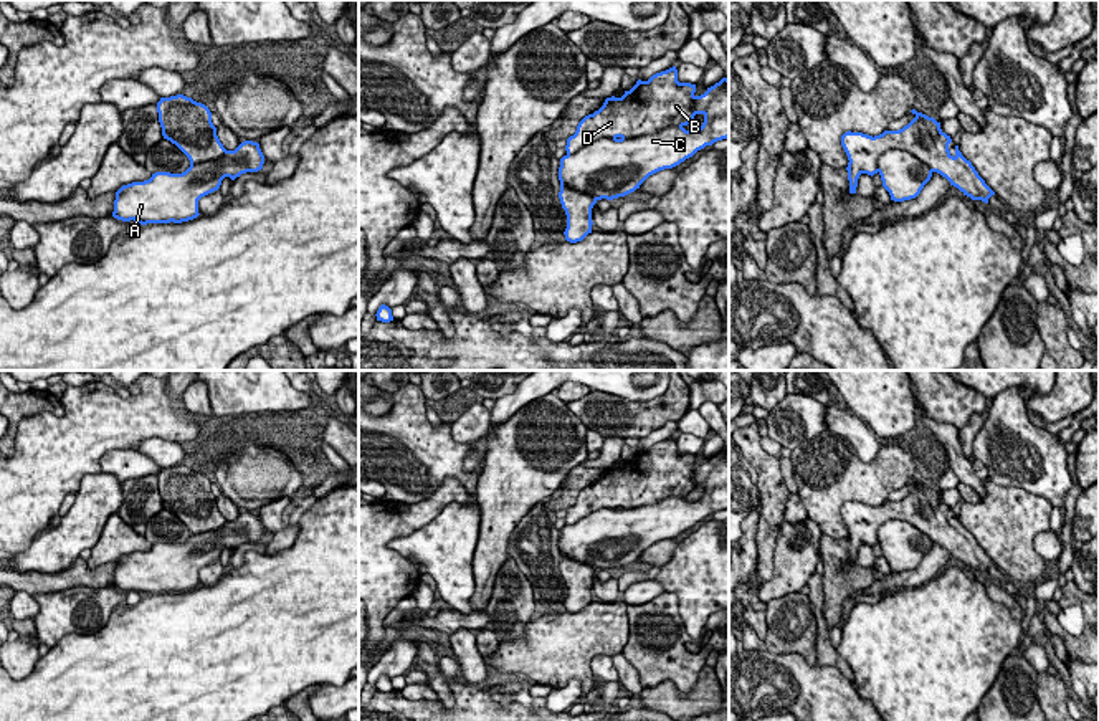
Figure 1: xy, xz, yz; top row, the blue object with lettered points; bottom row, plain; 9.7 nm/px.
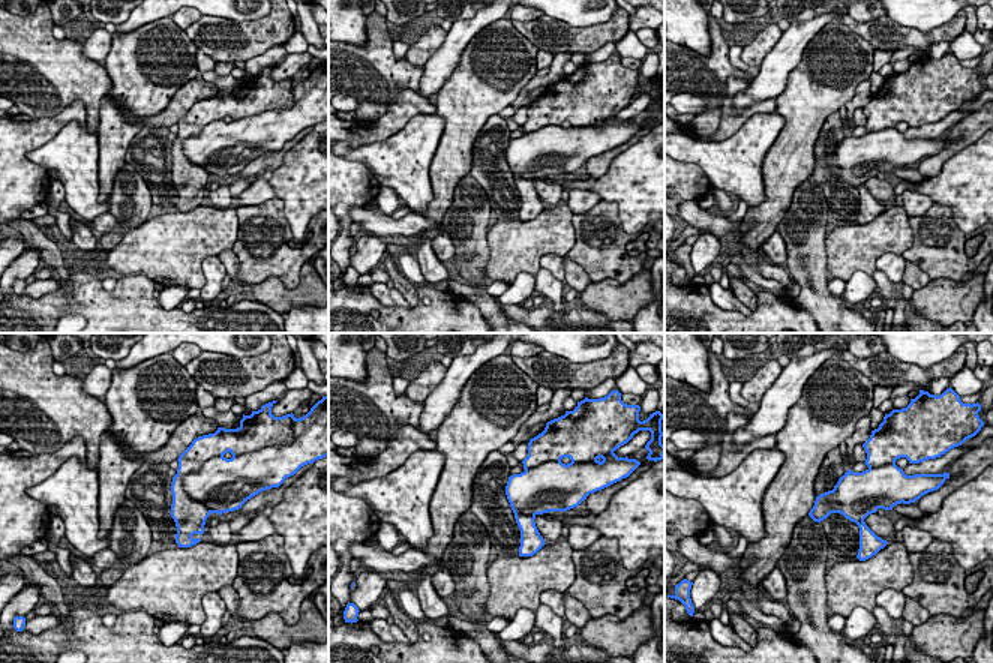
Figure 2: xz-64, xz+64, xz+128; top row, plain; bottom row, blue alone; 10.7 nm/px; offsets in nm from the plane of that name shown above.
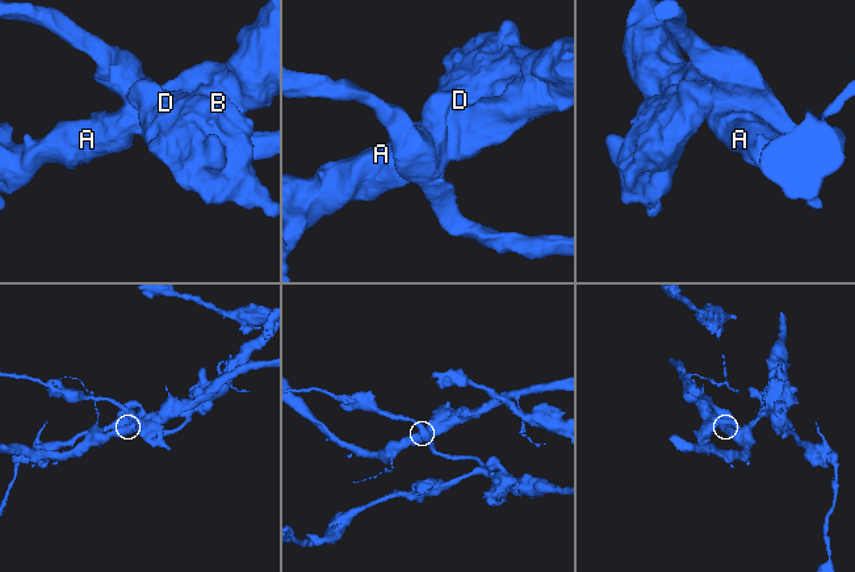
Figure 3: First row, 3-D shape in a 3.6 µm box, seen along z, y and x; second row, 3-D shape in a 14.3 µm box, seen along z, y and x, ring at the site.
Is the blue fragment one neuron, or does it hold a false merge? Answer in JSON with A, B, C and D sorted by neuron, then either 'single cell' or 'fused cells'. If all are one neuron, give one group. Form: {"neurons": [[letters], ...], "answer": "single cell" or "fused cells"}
{"neurons": [["A", "C"], ["B", "D"]], "answer": "fused cells"}

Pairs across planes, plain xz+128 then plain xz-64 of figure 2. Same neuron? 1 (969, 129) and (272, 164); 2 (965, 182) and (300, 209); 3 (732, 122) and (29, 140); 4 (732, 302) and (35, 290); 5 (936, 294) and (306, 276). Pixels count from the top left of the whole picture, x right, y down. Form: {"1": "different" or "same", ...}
{"1": "same", "2": "same", "3": "same", "4": "same", "5": "same"}

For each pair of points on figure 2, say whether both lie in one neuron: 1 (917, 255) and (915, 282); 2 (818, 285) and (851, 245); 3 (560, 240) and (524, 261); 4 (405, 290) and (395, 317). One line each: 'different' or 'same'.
1: different
2: different
3: same
4: different

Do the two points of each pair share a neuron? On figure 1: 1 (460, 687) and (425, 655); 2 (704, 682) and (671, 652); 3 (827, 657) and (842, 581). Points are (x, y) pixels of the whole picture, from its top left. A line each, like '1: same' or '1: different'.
1: different
2: different
3: different

